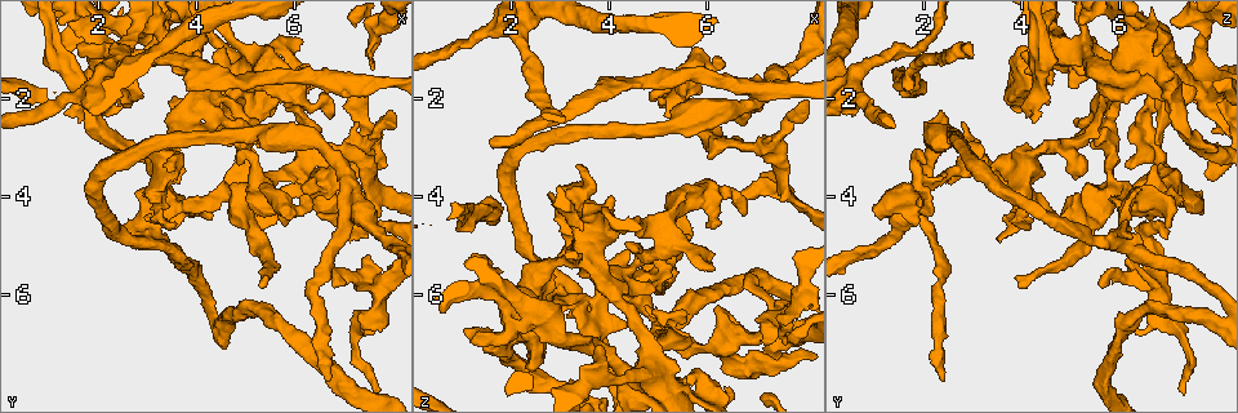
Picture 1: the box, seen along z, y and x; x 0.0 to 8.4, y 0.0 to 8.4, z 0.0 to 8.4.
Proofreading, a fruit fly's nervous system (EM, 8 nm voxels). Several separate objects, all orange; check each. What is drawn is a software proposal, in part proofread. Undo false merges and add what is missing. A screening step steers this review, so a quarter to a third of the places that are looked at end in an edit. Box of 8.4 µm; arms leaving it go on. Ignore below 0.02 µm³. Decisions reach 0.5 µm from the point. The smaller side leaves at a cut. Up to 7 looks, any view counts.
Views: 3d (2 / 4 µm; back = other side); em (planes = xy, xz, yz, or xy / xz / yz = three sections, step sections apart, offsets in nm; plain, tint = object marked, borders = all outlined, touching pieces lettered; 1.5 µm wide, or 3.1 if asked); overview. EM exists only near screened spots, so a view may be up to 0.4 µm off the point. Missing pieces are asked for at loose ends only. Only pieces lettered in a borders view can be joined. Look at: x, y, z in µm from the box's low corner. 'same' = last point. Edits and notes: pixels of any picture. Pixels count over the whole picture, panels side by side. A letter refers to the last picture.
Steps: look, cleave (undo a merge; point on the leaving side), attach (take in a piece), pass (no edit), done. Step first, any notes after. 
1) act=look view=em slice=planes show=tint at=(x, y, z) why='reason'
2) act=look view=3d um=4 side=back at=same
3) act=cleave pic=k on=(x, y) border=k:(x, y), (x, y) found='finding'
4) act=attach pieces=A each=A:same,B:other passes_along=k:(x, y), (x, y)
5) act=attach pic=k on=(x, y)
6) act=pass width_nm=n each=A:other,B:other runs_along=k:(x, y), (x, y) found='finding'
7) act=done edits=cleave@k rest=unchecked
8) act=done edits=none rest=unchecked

act=look view=3d um=2 at=(1.60, 0.90, 2.90) why='branch stops here'

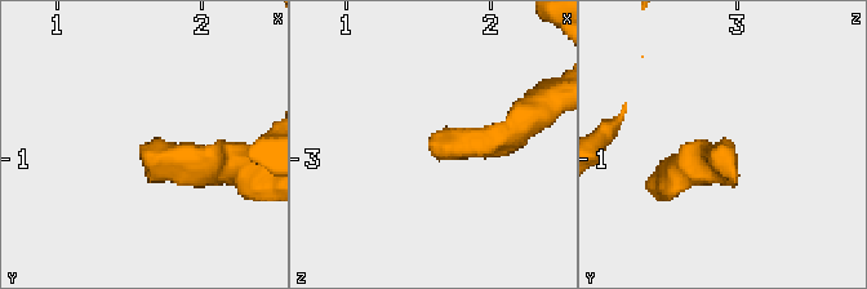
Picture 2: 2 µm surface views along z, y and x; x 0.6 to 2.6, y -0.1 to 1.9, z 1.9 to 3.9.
act=look view=em slice=xy step=8 show=borders at=(1.56, 0.94, 2.92) why='now the EM'

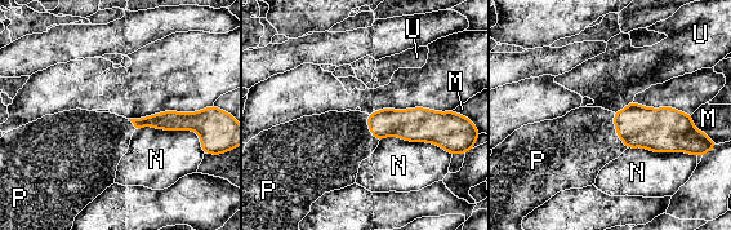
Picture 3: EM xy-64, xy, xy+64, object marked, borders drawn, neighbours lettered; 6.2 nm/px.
act=look view=em slice=planes show=borders at=same

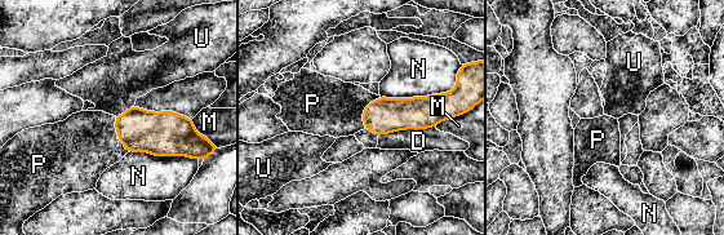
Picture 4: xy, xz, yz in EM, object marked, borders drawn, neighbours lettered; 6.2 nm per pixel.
act=attach pieces=P each=D:other,M:other,N:other,P:same,U:other found='it goes on there'

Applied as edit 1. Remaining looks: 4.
act=look view=em slice=planes show=borders at=(6.75, 5.80, 5.60) why='an open end'

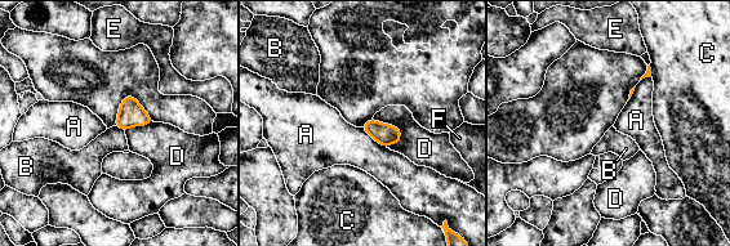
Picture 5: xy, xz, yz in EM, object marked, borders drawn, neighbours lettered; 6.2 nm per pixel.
act=pass width_nm=140 each=A:other,B:other,C:other,D:other,E:other,F:other border=5:(115, 125), (124, 132) found='no lettered piece goes on from it'

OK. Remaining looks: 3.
act=look view=3d um=4 at=(6.20, 3.85, 6.25) why='an open end'

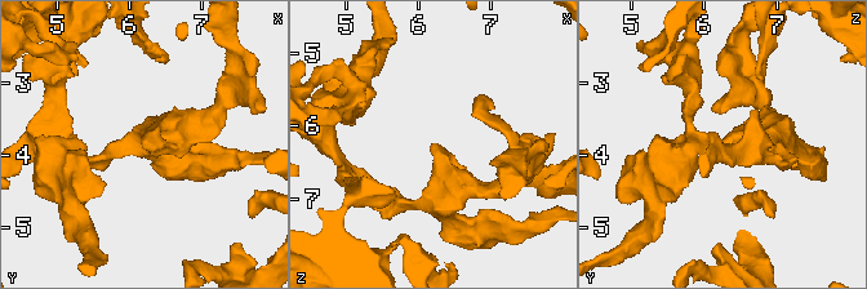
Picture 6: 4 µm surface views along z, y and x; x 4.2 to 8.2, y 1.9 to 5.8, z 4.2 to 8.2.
act=look view=em slice=planes show=borders at=(6.20, 3.90, 6.25)

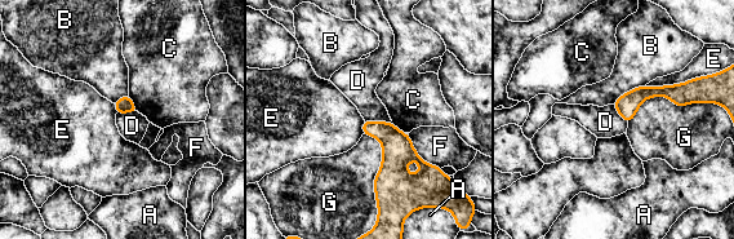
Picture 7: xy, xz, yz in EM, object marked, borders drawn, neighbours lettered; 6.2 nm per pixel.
act=pass longest_contact=G:500nm each=A:other,B:other,C:other,D:other,E:other,F:other,G:other found='none of them fits'

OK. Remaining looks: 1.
act=done edits=attach@4 rest=unchecked

